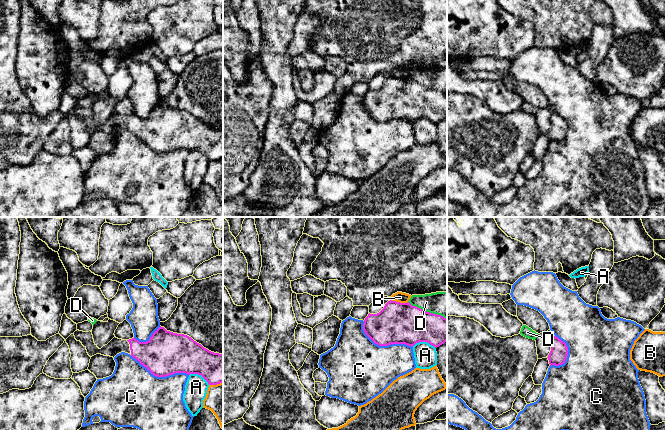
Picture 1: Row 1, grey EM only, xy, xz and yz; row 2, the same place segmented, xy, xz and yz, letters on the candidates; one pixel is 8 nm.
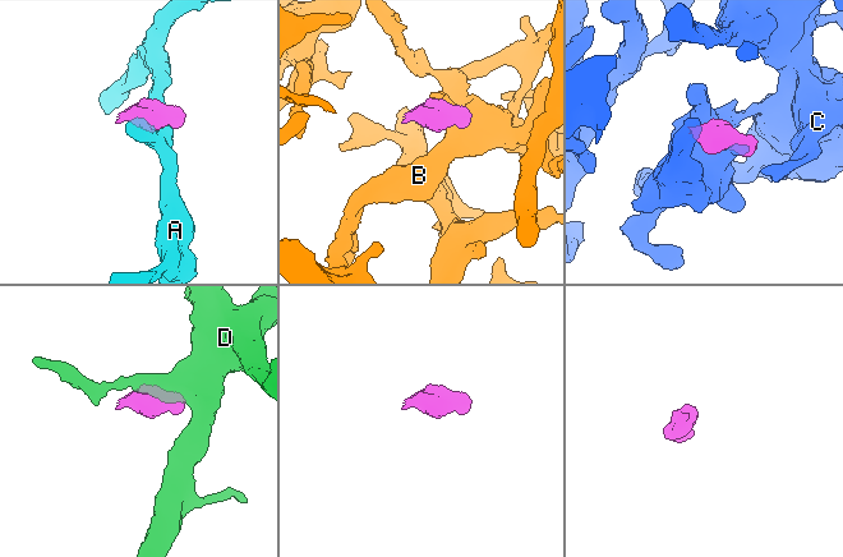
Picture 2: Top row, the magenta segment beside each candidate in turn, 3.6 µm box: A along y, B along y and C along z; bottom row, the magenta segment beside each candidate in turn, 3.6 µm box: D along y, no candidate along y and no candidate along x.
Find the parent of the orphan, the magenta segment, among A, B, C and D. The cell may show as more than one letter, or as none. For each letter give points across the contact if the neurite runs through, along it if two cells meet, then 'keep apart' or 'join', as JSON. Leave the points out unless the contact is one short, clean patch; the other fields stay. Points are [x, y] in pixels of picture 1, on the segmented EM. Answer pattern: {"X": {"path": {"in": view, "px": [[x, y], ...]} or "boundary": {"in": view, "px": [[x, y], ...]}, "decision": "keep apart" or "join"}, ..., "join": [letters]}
{"A": {"decision": "keep apart"}, "B": {"decision": "keep apart"}, "C": {"decision": "keep apart"}, "D": {"decision": "keep apart"}, "join": []}

